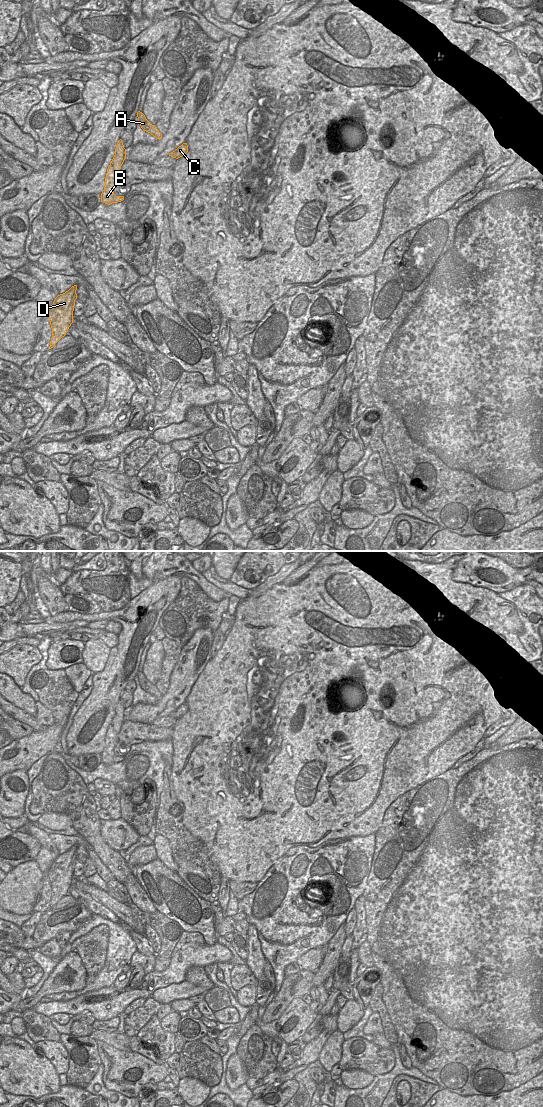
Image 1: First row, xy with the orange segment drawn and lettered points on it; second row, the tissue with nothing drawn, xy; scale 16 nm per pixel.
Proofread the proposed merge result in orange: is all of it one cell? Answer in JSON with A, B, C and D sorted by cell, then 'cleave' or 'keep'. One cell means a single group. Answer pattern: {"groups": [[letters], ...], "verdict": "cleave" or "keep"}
{"groups": [["A", "C"], ["B", "D"]], "verdict": "cleave"}

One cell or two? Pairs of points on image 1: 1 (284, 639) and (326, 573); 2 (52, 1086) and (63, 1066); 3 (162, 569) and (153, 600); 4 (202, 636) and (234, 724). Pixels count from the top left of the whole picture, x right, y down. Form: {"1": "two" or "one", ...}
{"1": "one", "2": "two", "3": "two", "4": "two"}

